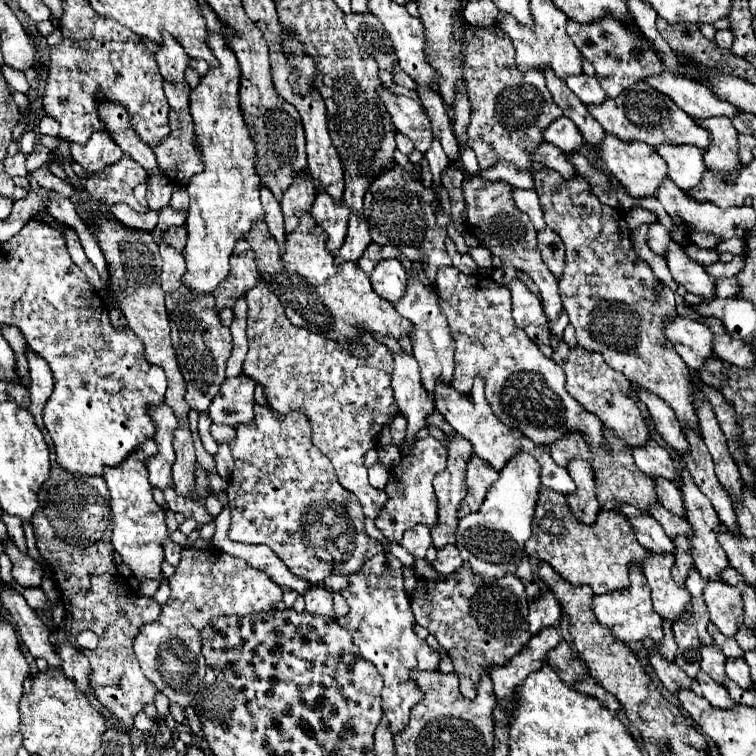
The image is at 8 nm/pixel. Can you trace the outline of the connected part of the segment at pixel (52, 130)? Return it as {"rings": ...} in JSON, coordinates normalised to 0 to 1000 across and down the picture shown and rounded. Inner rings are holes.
{"rings":[[[57,153],[52,161],[52,175],[65,177],[65,180],[78,180],[78,164],[67,153]]]}

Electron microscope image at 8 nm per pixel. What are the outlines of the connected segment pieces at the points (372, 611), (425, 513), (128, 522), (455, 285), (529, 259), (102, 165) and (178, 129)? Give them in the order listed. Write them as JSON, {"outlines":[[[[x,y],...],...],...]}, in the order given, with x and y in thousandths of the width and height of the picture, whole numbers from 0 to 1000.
{"outlines":[[[[515,730],[499,733],[480,746],[480,751],[464,759],[464,772],[454,786],[462,799],[462,810],[446,823],[451,831],[464,836],[467,852],[475,857],[480,873],[491,876],[509,899],[507,907],[507,942],[520,971],[530,968],[541,958],[541,939],[557,929],[557,910],[546,905],[546,886],[578,886],[581,862],[570,860],[562,847],[546,836],[544,796],[533,780],[533,746]]],[[[570,577],[552,582],[546,593],[546,603],[541,608],[533,608],[528,616],[517,619],[515,638],[509,643],[509,651],[515,653],[515,661],[509,664],[509,672],[496,688],[496,696],[520,717],[528,717],[533,704],[546,698],[549,693],[560,693],[565,698],[573,698],[578,693],[578,659],[573,651],[573,632],[589,622],[591,614],[591,595]]],[[[194,582],[194,587],[184,595],[179,595],[160,616],[155,619],[139,619],[136,632],[147,651],[147,667],[149,667],[149,725],[160,733],[163,743],[173,751],[176,762],[184,770],[192,767],[210,767],[216,770],[216,717],[224,712],[221,696],[218,696],[218,677],[213,669],[202,661],[197,627],[192,619],[192,608],[197,603],[208,601],[208,587]]],[[[602,352],[578,360],[578,386],[583,413],[594,426],[602,447],[602,497],[597,511],[620,521],[628,497],[642,503],[644,529],[652,548],[673,566],[689,571],[710,590],[726,590],[739,579],[766,571],[779,577],[784,587],[806,595],[798,579],[798,561],[769,540],[747,513],[747,492],[731,476],[721,474],[710,455],[684,434],[676,418],[673,381],[652,373],[647,365],[618,365],[604,360]]],[[[626,233],[612,241],[612,257],[618,267],[618,296],[623,310],[634,317],[636,325],[647,328],[649,336],[660,339],[668,352],[681,352],[689,360],[700,362],[702,370],[716,384],[718,410],[726,423],[737,423],[745,413],[742,392],[737,386],[737,368],[718,349],[713,328],[710,328],[710,304],[705,302],[700,286],[689,280],[676,265],[676,246],[671,241],[647,241],[636,233]]],[[[126,175],[118,183],[118,190],[97,190],[94,193],[94,206],[99,214],[104,214],[110,220],[110,225],[115,230],[131,228],[144,222],[147,217],[152,217],[155,212],[160,212],[163,201],[160,196],[149,188],[147,180],[142,180],[142,175]]],[[[247,90],[245,106],[242,106],[239,111],[224,111],[224,108],[216,111],[218,127],[221,127],[224,140],[226,140],[226,148],[224,148],[226,177],[224,177],[224,183],[218,183],[210,193],[205,193],[202,201],[205,201],[205,206],[208,206],[210,220],[221,228],[221,233],[224,233],[231,243],[239,243],[239,246],[247,246],[255,230],[269,228],[269,212],[266,212],[266,204],[263,204],[263,198],[261,198],[261,193],[258,193],[255,156],[250,153],[250,124],[253,124],[255,116],[263,111],[263,106],[266,106],[263,98],[261,98],[255,90]]]]}

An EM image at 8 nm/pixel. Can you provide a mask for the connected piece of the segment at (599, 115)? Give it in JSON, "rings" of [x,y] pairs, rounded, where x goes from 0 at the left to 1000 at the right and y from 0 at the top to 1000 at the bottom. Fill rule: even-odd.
{"rings":[[[843,108],[816,130],[803,130],[800,138],[779,143],[779,148],[803,177],[816,180],[821,188],[853,188],[864,196],[872,196],[874,190],[917,190],[930,198],[938,196],[938,177],[933,169],[922,167],[911,151],[906,151],[901,143],[896,143],[896,138],[890,138],[890,132],[885,132],[885,127],[869,122],[853,108]]]}

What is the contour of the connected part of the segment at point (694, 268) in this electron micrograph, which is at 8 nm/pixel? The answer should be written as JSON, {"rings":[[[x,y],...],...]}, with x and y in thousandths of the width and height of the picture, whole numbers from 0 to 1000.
{"rings":[[[896,320],[885,323],[882,331],[882,352],[890,362],[890,368],[896,370],[896,376],[906,378],[909,386],[933,394],[933,397],[943,397],[946,394],[946,373],[943,368],[935,362],[933,352],[925,347],[917,347],[903,325],[898,325]]]}

